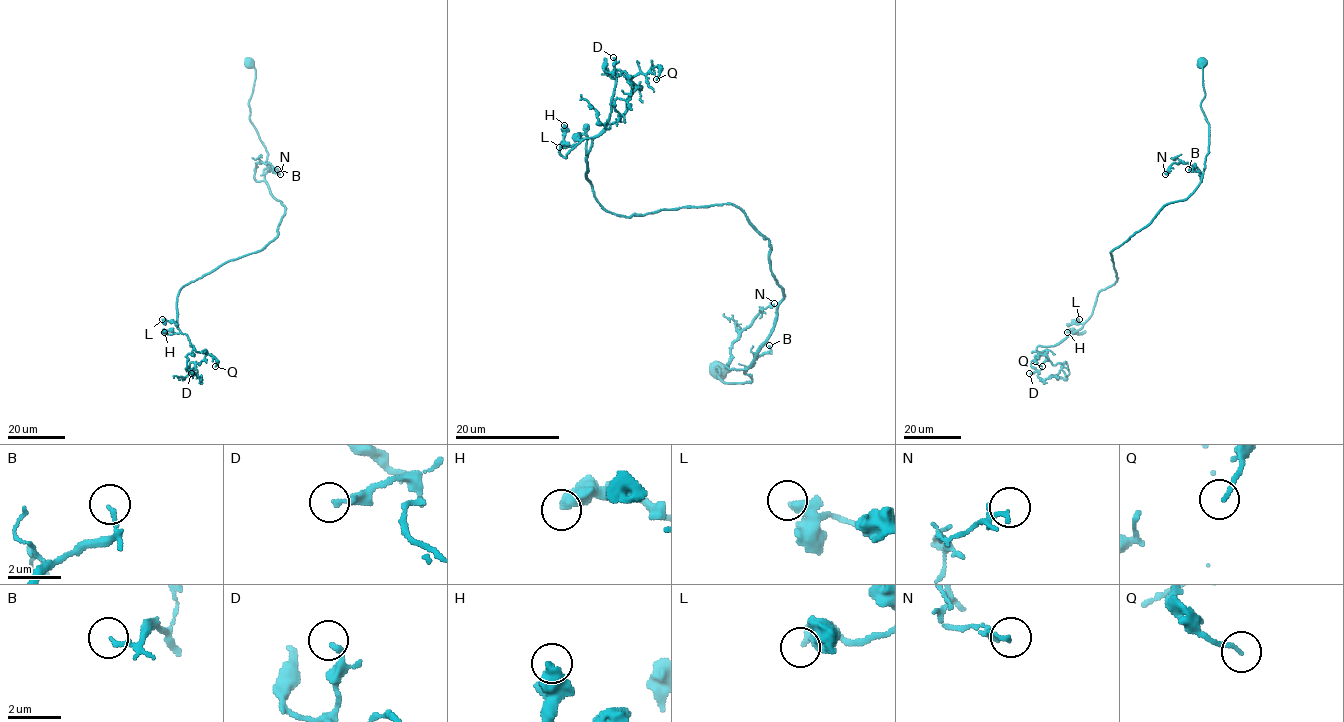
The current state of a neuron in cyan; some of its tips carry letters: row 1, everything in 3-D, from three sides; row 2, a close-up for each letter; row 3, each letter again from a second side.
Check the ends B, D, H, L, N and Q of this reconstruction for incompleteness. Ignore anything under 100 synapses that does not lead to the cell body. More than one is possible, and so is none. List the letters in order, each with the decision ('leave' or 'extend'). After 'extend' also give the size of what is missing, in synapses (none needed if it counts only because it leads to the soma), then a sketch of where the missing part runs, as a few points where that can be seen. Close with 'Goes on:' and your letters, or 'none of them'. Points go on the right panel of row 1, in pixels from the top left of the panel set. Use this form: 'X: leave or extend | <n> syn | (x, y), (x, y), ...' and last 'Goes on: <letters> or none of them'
B: leave
D: leave
H: leave
L: leave
N: leave
Q: leave
Goes on: none of them

